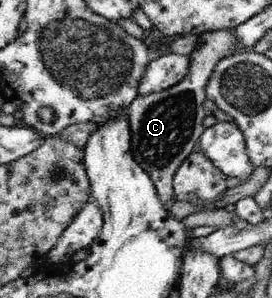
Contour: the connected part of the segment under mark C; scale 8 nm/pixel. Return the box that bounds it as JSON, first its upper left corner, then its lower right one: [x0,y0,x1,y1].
[126,29,234,206]

